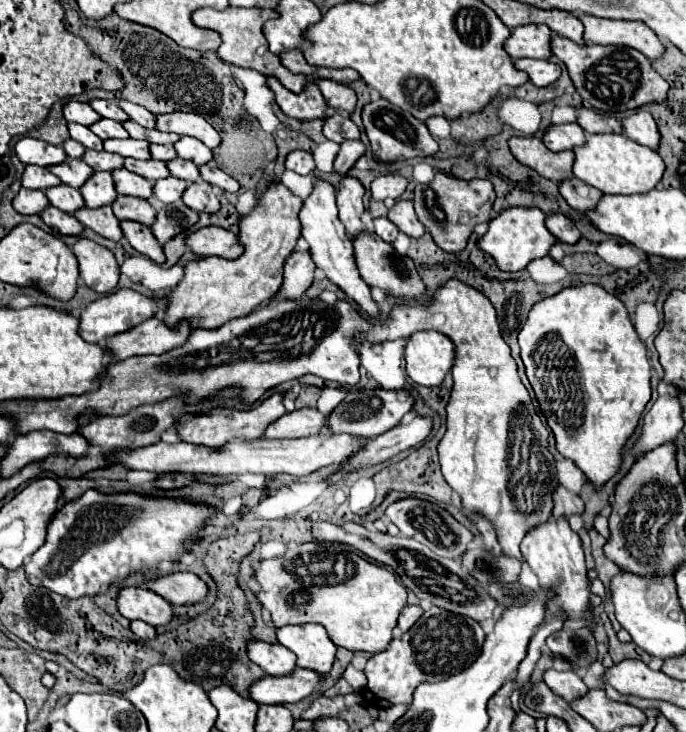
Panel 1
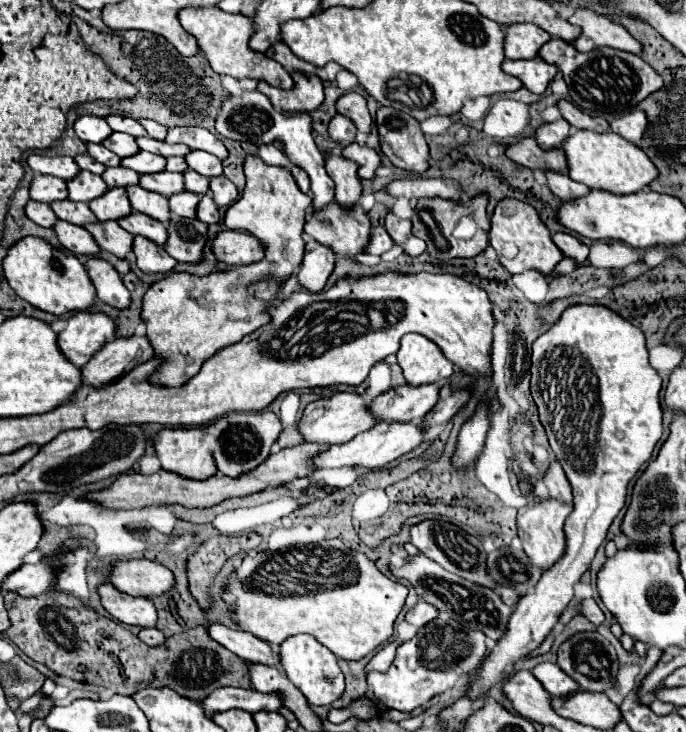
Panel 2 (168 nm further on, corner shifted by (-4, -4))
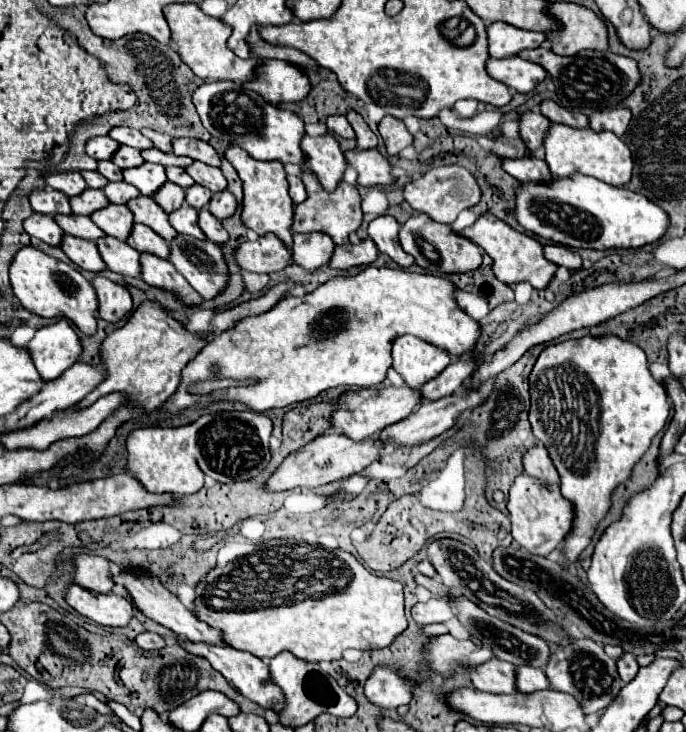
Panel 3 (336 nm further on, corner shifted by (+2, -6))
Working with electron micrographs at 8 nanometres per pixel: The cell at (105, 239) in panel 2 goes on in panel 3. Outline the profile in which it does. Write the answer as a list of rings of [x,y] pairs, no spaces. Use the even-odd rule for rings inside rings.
[[[104,236],[96,240],[96,246],[100,250],[102,260],[112,272],[118,272],[122,276],[140,276],[140,252],[128,246],[126,242],[114,238],[114,236]]]

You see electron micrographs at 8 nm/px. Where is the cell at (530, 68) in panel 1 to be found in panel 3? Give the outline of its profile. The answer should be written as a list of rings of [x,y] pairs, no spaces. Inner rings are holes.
[[[520,56],[502,58],[502,60],[490,58],[486,70],[494,80],[504,82],[508,88],[514,88],[516,92],[532,92],[548,74],[542,66],[526,62]]]

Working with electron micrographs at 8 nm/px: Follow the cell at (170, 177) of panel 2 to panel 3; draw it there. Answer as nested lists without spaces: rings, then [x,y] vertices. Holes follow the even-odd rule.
[[[166,182],[166,184],[162,184],[156,192],[154,192],[154,196],[152,196],[166,212],[172,212],[172,210],[176,210],[178,206],[182,206],[182,202],[184,202],[184,190],[182,190],[182,186],[174,186],[174,182]]]

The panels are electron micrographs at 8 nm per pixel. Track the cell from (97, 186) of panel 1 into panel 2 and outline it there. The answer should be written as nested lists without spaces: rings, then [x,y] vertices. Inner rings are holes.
[[[112,188],[104,196],[92,200],[90,202],[90,210],[94,212],[94,216],[100,222],[120,220],[120,218],[132,214],[132,206],[128,202],[128,196],[126,196],[126,190],[124,188]]]

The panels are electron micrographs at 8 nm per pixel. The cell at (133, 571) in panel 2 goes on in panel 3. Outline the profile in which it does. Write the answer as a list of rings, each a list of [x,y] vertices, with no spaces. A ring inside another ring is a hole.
[[[78,554],[74,562],[76,562],[76,570],[74,570],[76,584],[100,594],[112,592],[114,580],[110,572],[110,560],[92,554]]]

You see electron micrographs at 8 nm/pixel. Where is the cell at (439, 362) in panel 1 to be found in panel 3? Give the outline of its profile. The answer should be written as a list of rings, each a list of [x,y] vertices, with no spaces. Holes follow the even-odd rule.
[[[414,336],[396,338],[392,346],[392,358],[394,370],[410,388],[420,388],[450,364],[450,356],[444,350]]]

